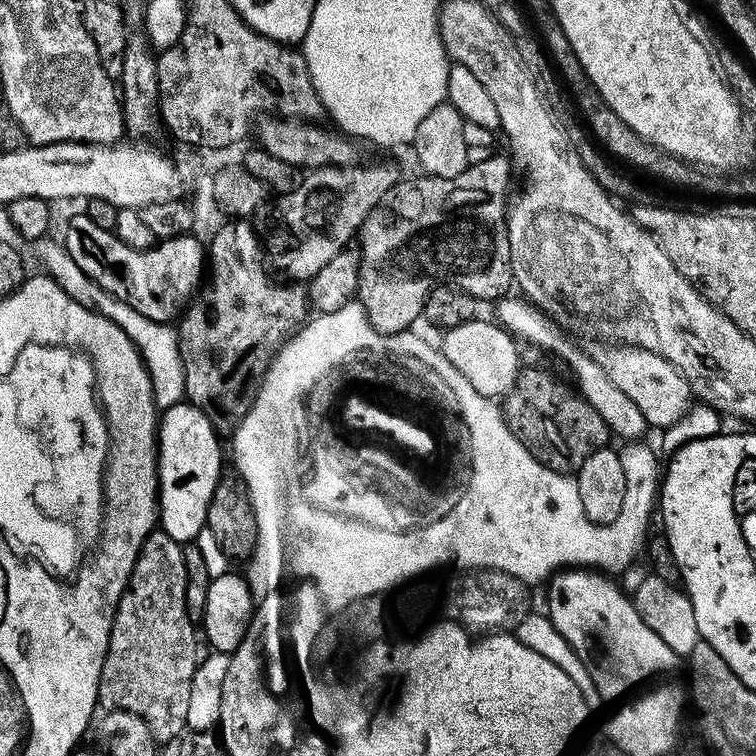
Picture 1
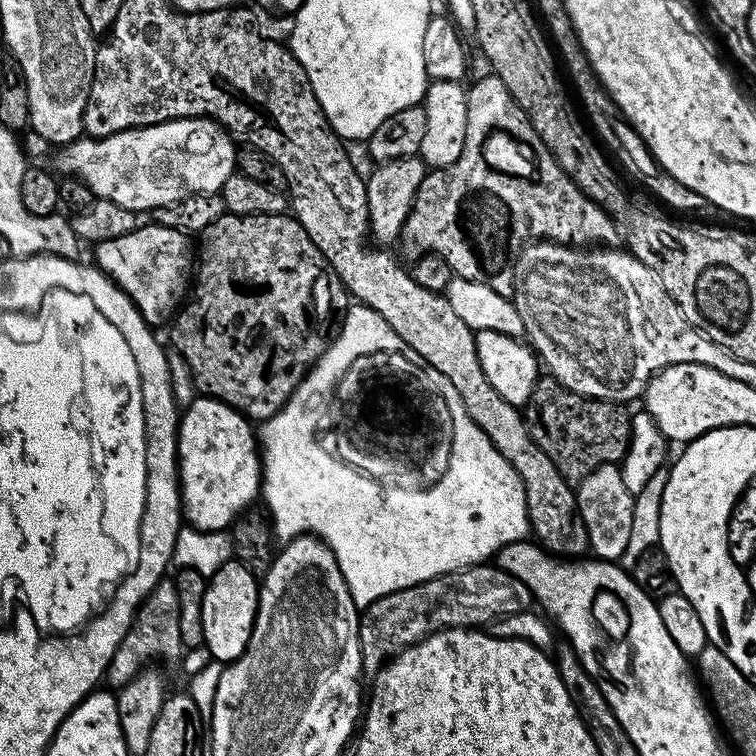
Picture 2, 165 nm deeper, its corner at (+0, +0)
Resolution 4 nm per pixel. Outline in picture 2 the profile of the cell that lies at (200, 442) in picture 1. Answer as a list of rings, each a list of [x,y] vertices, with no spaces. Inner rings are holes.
[[[200,396],[183,409],[180,417],[179,436],[177,438],[177,454],[179,456],[179,482],[180,494],[183,497],[183,515],[191,527],[198,528],[202,532],[223,532],[237,516],[241,515],[251,505],[248,503],[255,496],[257,499],[258,493],[262,488],[262,460],[258,455],[258,436],[254,428],[252,432],[251,427],[253,428],[253,425],[247,416],[243,416],[241,412],[235,412],[230,405],[224,404],[220,400],[213,400],[210,396]]]

